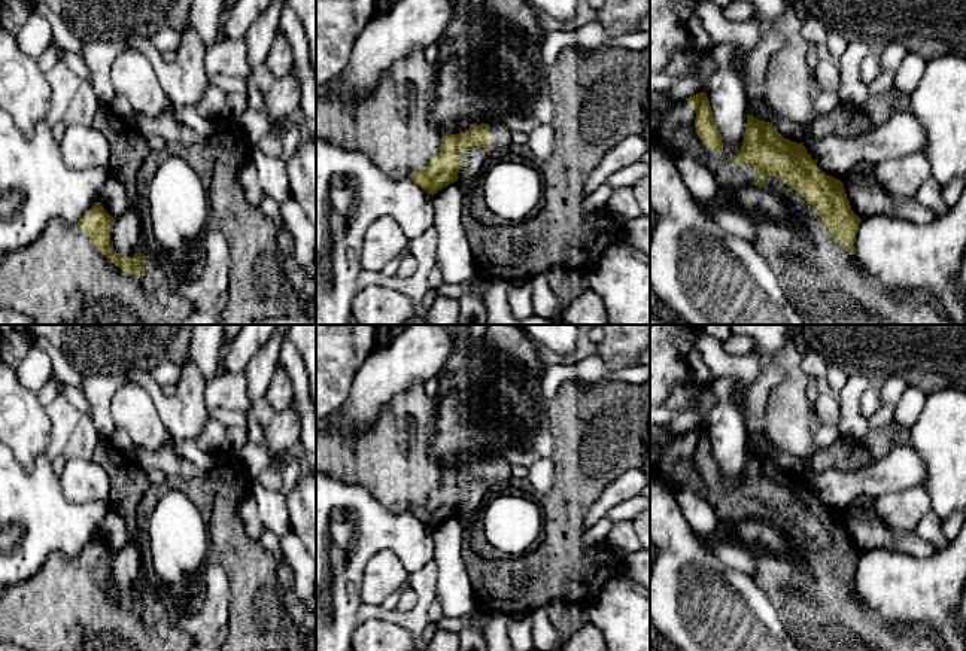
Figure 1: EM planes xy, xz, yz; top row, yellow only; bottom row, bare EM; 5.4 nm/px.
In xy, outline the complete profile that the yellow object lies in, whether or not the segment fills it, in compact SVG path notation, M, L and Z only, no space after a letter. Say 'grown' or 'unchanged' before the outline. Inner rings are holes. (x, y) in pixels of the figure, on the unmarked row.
grown; M98 535L78 557L54 551L34 577L0 590L0 642L10 642L28 651L188 651L192 639L176 627L176 621L197 609L198 597L173 599L161 588L151 588L142 581L125 591L110 579L113 556Z

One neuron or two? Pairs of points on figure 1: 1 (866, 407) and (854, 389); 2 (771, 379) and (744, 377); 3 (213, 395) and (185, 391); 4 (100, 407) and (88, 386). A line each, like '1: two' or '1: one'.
1: two
2: two
3: two
4: one

